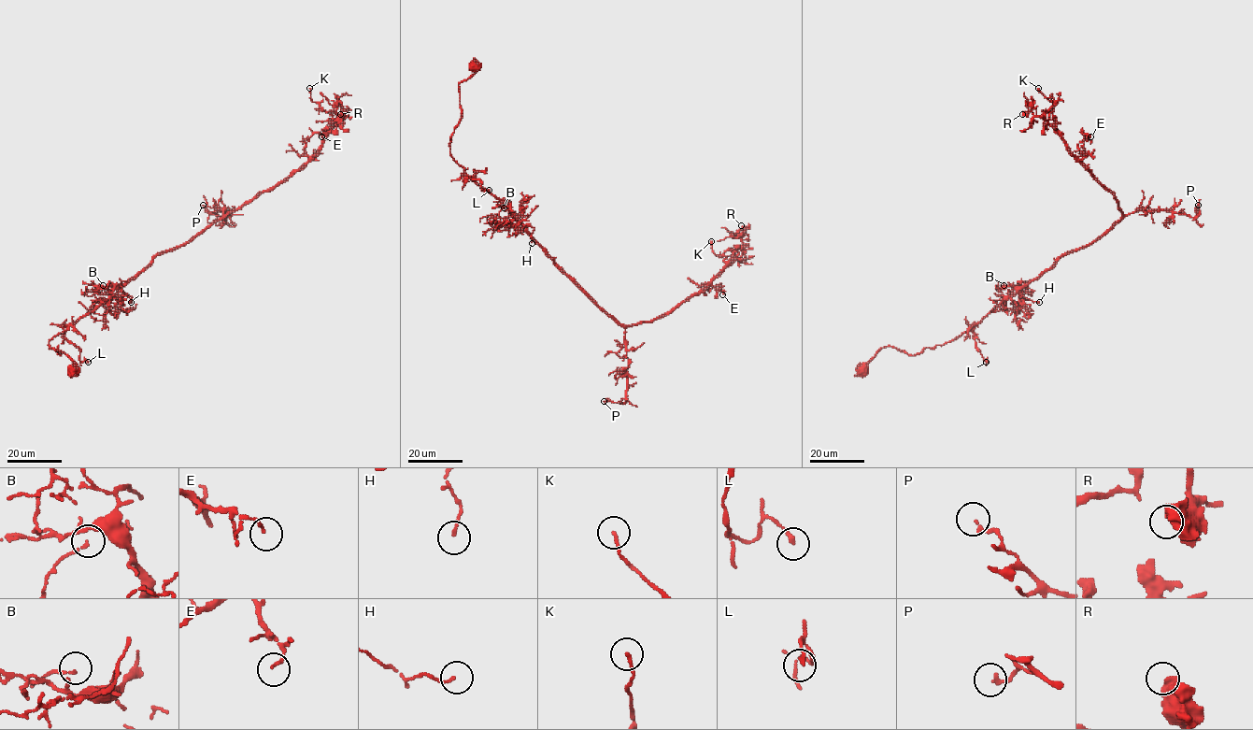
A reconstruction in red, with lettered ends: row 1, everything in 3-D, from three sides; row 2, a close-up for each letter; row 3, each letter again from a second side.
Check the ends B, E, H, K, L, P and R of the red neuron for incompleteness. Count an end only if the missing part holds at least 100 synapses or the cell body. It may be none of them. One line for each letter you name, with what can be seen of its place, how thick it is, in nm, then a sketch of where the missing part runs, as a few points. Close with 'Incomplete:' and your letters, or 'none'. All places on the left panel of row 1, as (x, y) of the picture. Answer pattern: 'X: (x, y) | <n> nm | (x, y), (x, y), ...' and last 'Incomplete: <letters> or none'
Incomplete: none

